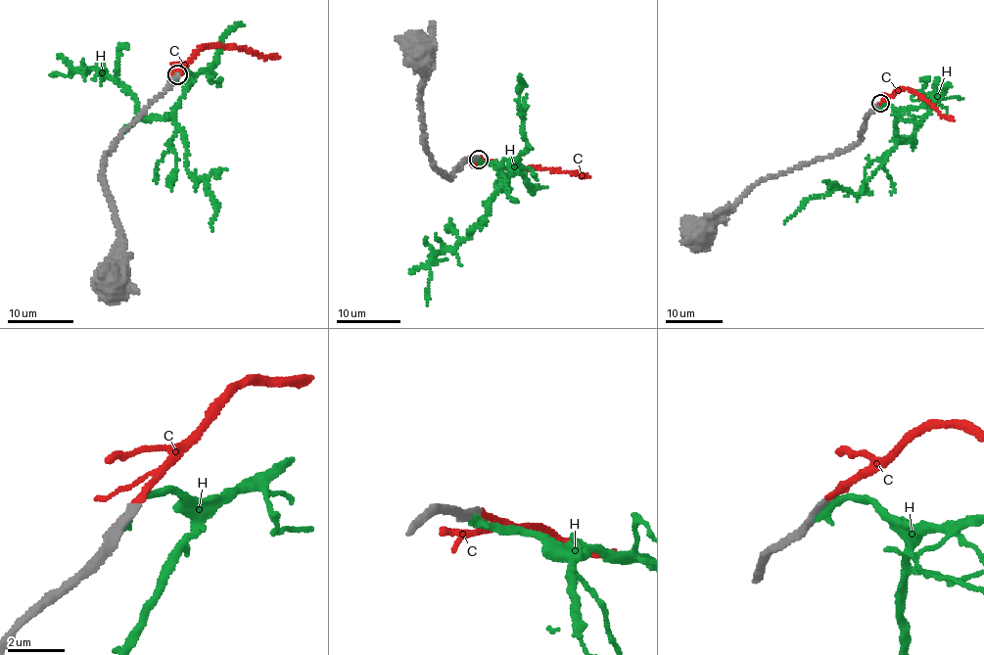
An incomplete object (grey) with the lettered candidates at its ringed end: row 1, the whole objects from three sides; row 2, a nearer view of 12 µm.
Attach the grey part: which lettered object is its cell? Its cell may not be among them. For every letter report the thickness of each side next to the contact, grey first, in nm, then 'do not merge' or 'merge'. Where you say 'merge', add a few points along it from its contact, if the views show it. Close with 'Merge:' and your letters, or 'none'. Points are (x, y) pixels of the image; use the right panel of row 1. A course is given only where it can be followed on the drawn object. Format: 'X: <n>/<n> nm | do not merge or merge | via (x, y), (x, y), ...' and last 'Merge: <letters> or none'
C: 320/200 nm | merge | via (879, 104), (907, 89), (928, 101), (940, 114), (954, 119)
H: 400/340 nm | do not merge
Merge: C

